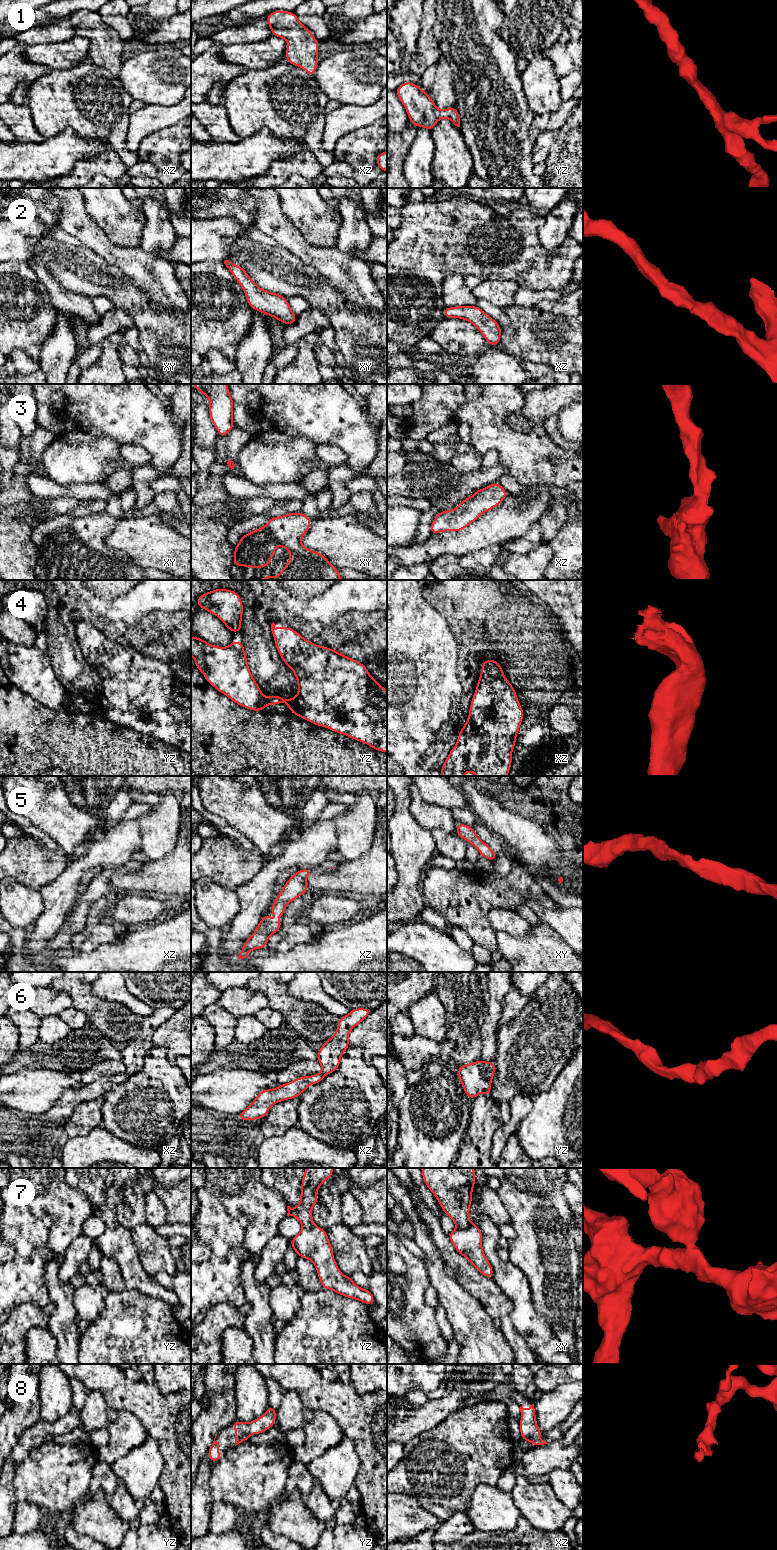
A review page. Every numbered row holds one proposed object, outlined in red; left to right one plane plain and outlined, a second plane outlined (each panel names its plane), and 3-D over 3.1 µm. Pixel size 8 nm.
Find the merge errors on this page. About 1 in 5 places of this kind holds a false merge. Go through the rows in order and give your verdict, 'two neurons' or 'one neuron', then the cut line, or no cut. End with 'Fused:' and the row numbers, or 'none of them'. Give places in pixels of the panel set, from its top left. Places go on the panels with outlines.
1: one neuron; cut none
2: one neuron; cut none
3: one neuron; cut none
4: one neuron; cut none
5: one neuron; cut none
6: one neuron; cut none
7: two neurons; cut xy (471, 1224), (465, 1228), (456, 1228)
8: one neuron; cut none
Fused: 7

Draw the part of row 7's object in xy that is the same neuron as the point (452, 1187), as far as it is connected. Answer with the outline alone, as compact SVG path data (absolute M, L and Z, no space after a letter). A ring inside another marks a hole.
M421 1168L422 1178L428 1189L434 1194L444 1214L448 1215L458 1229L471 1225L469 1214L472 1205L472 1190L475 1187L474 1168Z

